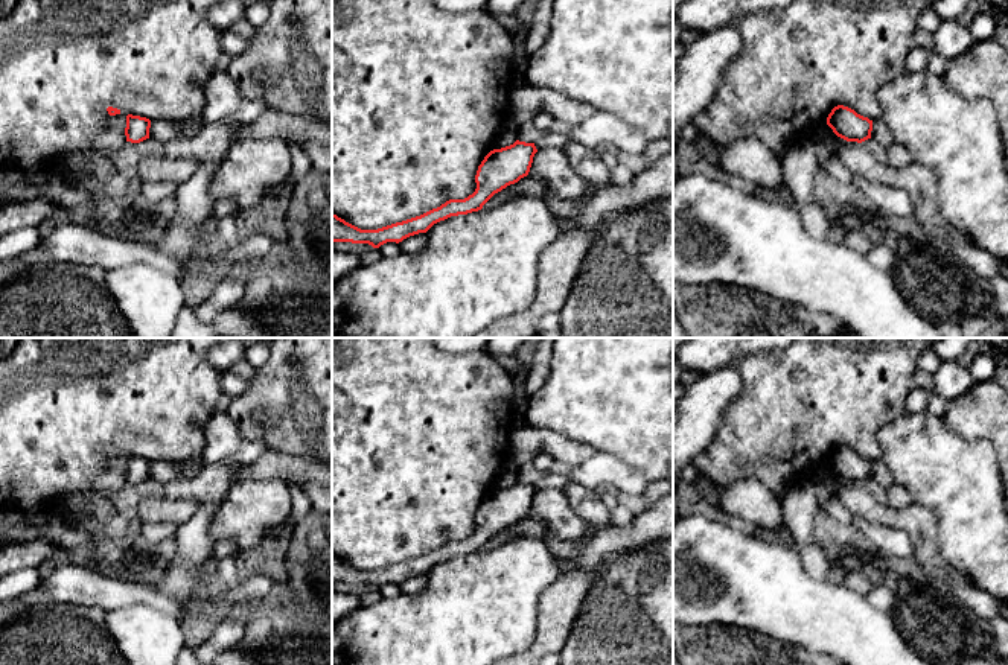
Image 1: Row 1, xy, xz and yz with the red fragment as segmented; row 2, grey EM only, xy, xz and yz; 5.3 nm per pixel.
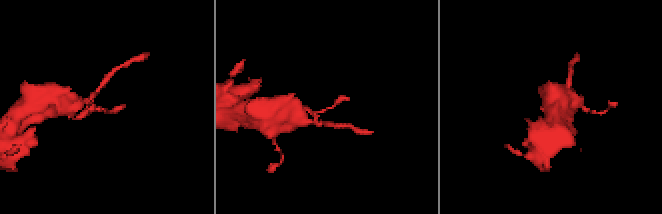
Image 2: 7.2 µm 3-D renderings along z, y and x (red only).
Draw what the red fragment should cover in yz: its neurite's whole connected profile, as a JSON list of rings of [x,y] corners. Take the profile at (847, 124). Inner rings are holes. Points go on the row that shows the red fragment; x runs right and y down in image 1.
[[[837,105],[831,110],[827,117],[827,125],[837,137],[847,142],[862,143],[871,138],[872,120],[844,105]]]

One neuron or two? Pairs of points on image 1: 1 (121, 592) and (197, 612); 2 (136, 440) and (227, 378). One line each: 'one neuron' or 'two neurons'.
1: one neuron
2: two neurons

